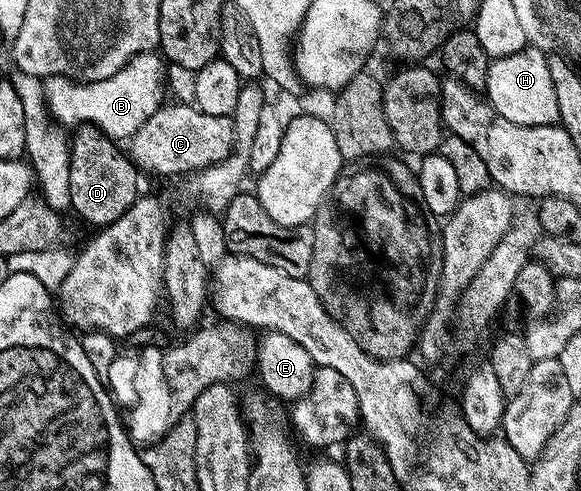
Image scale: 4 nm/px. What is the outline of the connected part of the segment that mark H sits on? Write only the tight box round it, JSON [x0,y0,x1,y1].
[486,44,560,126]

